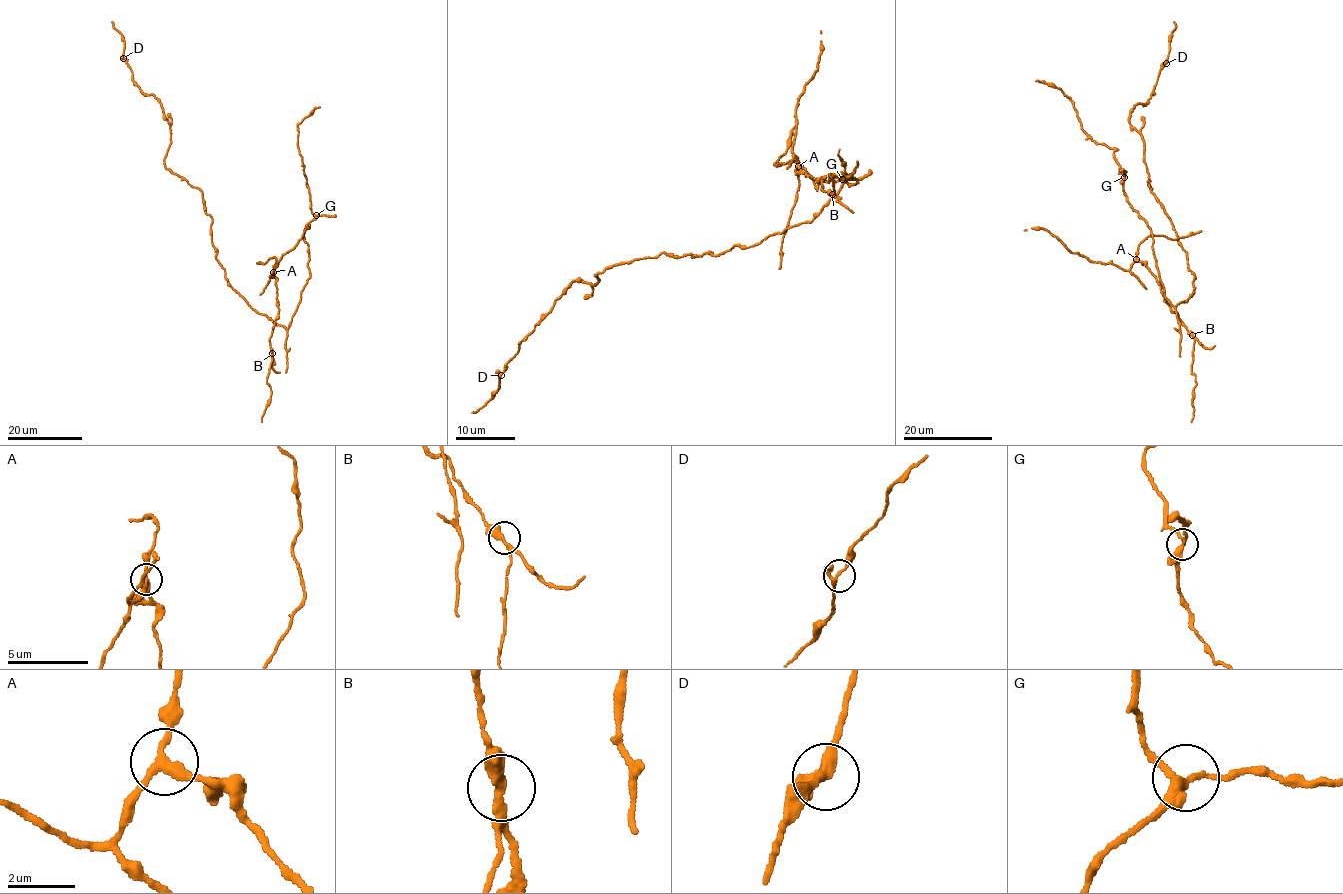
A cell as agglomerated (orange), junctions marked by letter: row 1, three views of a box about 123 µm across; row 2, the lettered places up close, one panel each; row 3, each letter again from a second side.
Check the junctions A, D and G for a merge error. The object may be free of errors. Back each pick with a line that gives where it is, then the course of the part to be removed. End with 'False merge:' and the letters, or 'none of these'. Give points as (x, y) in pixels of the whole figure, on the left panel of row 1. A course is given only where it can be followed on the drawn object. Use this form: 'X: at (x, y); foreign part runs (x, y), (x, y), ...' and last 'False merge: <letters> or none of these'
A: at (273, 272); foreign part runs (273, 272), (278, 310), (270, 338), (272, 359), (267, 378), (271, 388), (270, 403), (262, 421)
False merge: A

